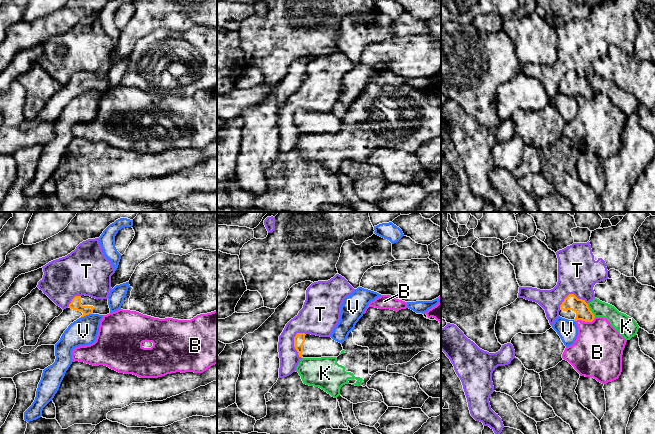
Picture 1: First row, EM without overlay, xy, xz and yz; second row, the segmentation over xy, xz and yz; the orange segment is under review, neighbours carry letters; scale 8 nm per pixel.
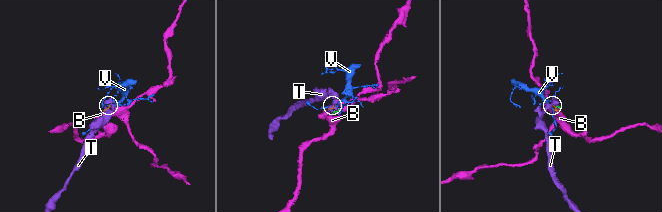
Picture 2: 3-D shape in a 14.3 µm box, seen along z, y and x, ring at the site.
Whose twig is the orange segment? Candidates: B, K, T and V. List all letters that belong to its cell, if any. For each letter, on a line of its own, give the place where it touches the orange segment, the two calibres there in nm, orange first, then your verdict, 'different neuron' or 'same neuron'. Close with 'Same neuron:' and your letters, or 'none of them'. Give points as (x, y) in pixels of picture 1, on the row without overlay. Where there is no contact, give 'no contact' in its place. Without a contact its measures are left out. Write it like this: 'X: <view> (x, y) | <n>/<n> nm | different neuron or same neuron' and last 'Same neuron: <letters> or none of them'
B: yz (585, 97) | 120/400 nm | different neuron
K: yz (590, 86) | 120/140 nm | different neuron
T: yz (570, 70) | 120/320 nm | different neuron
V: xy (86, 90) | 90/220 nm | different neuron
Same neuron: none of them

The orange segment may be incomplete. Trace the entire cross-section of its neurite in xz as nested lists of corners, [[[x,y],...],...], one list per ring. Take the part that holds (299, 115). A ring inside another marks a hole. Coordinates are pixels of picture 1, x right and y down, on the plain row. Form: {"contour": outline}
{"contour": [[[297,109],[294,123],[301,134],[338,133],[343,126],[342,120],[331,113]]]}

